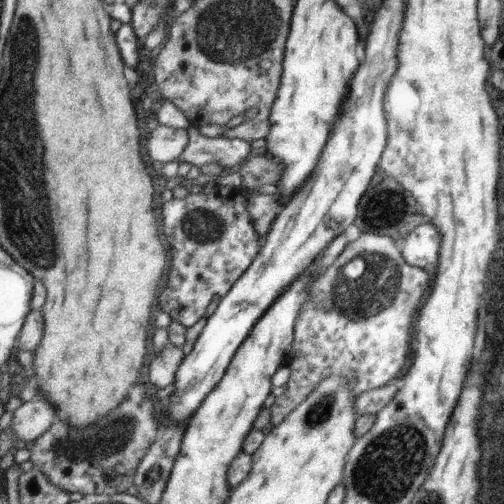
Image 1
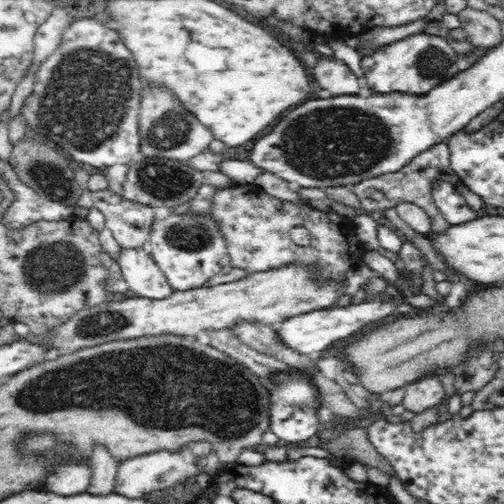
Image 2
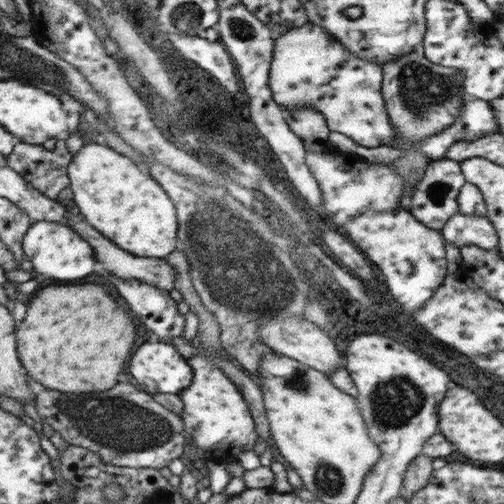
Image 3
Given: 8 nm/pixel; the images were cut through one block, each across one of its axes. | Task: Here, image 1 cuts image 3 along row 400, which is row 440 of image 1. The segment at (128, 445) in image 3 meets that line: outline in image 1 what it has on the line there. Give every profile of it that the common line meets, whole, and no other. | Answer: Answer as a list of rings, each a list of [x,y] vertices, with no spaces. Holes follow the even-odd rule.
[[[143,398],[141,402],[123,400],[119,408],[113,408],[109,416],[99,418],[97,422],[85,428],[69,428],[65,416],[59,416],[51,424],[47,432],[43,432],[33,448],[31,448],[31,462],[35,470],[47,474],[47,478],[71,492],[81,492],[83,496],[111,496],[111,494],[125,494],[125,490],[135,484],[133,472],[135,464],[141,462],[147,452],[151,450],[149,444],[157,442],[157,422],[153,416],[151,400]]]

